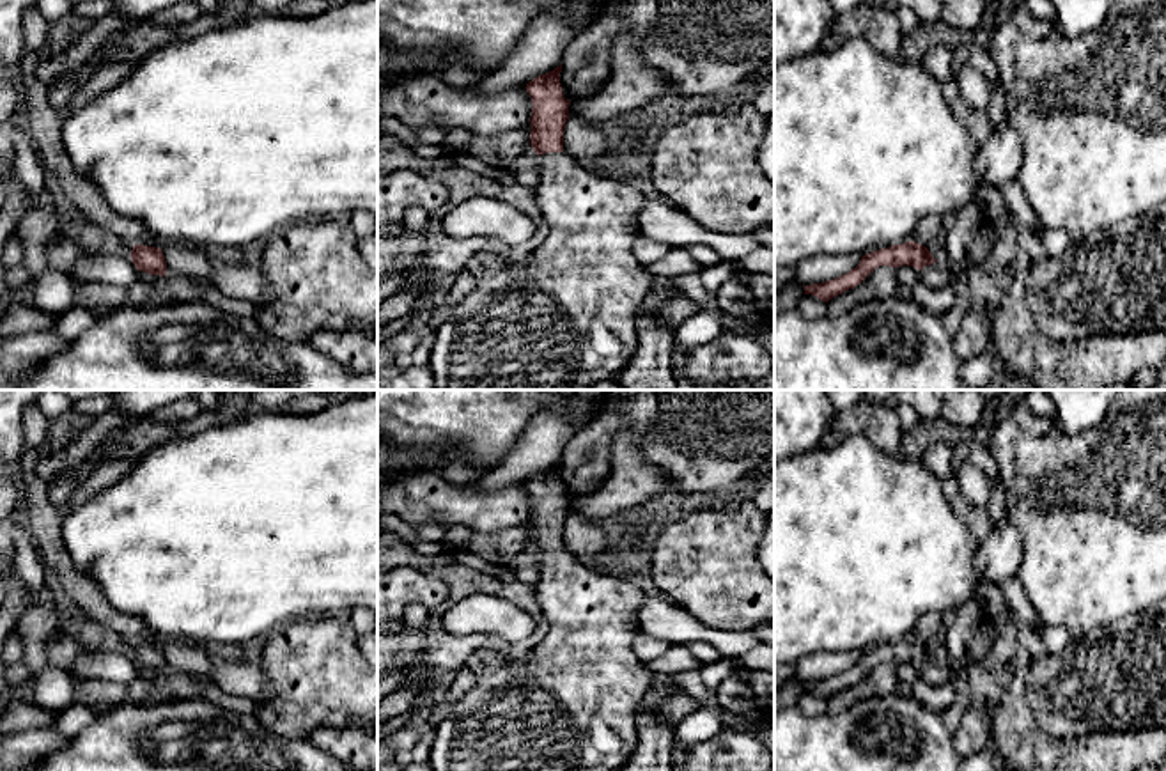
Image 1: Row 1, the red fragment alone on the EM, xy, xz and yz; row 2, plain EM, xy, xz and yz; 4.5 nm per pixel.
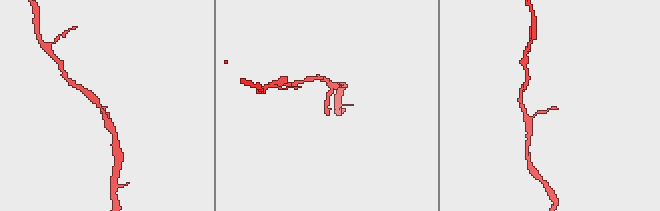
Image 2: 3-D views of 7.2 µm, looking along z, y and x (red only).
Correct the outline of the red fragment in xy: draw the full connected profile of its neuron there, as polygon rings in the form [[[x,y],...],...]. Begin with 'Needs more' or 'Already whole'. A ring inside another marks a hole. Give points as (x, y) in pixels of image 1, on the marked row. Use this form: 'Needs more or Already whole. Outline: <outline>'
Already whole. Outline: [[[135,245],[129,257],[138,271],[159,276],[167,275],[167,261],[161,248]]]

